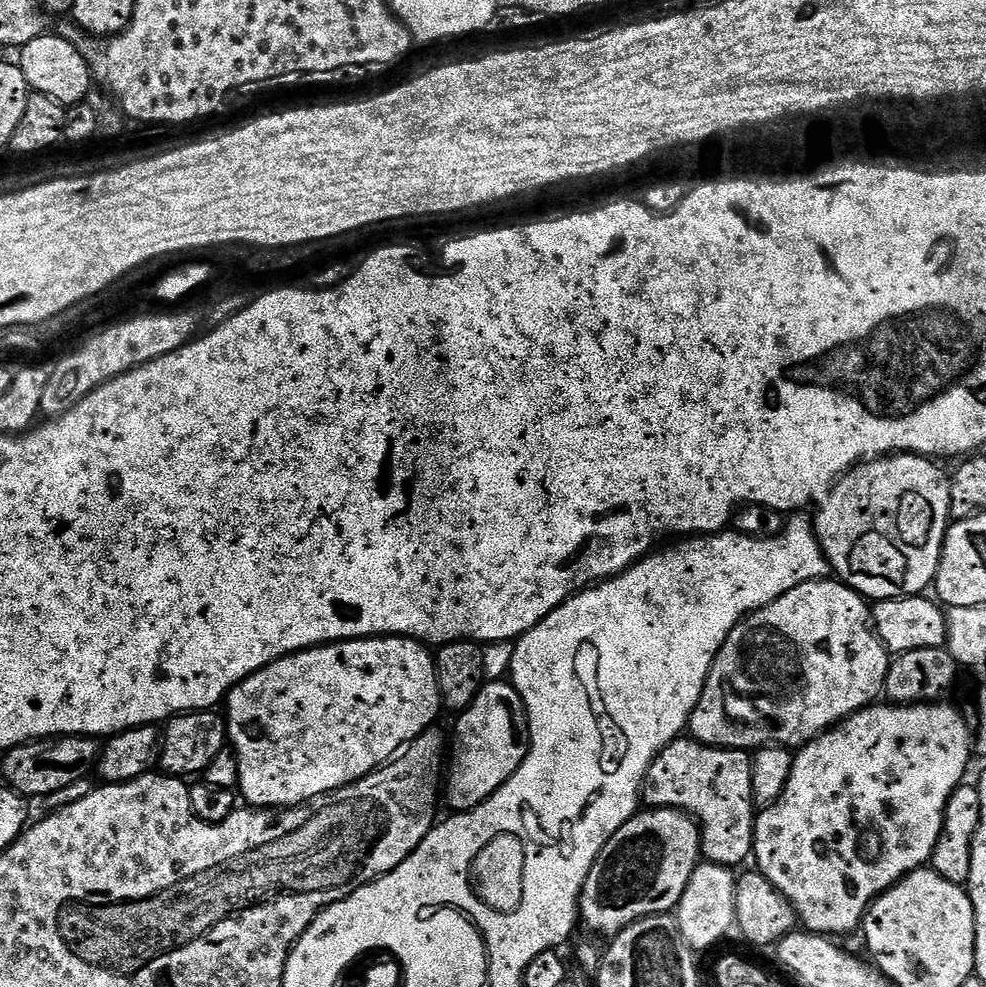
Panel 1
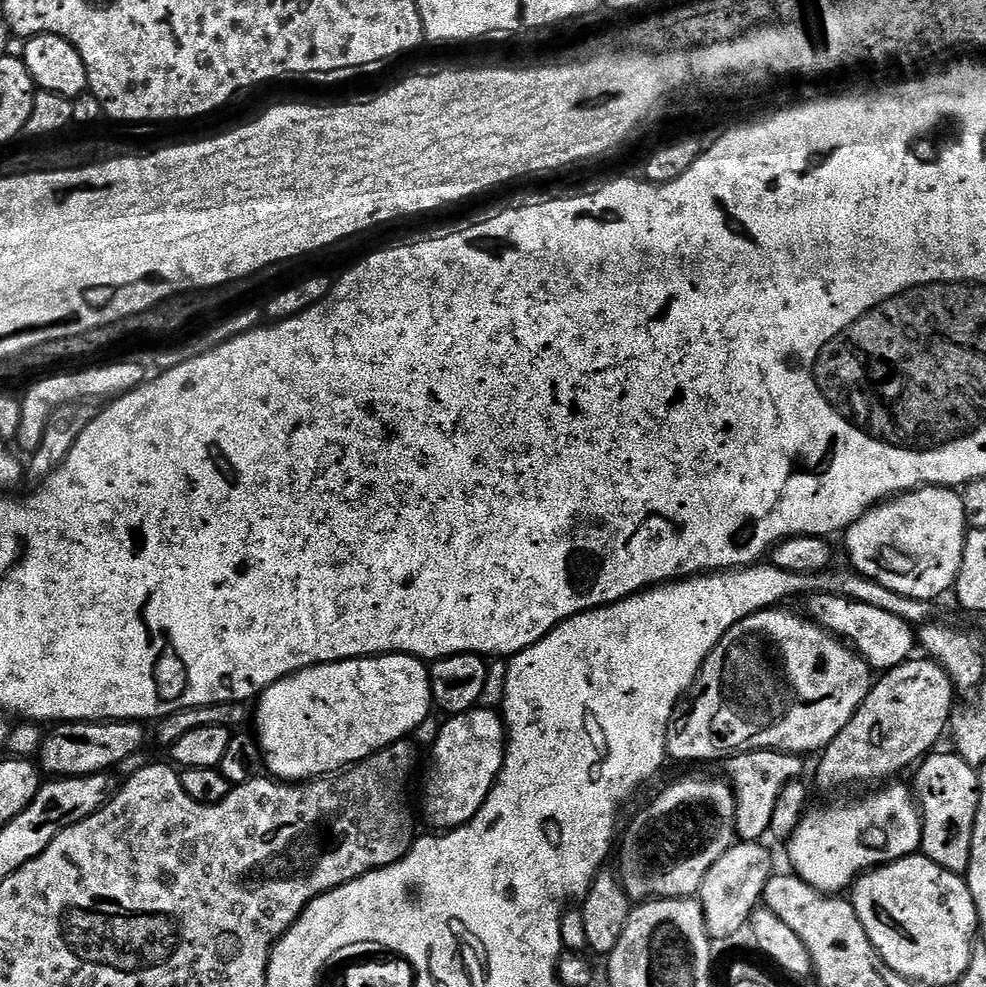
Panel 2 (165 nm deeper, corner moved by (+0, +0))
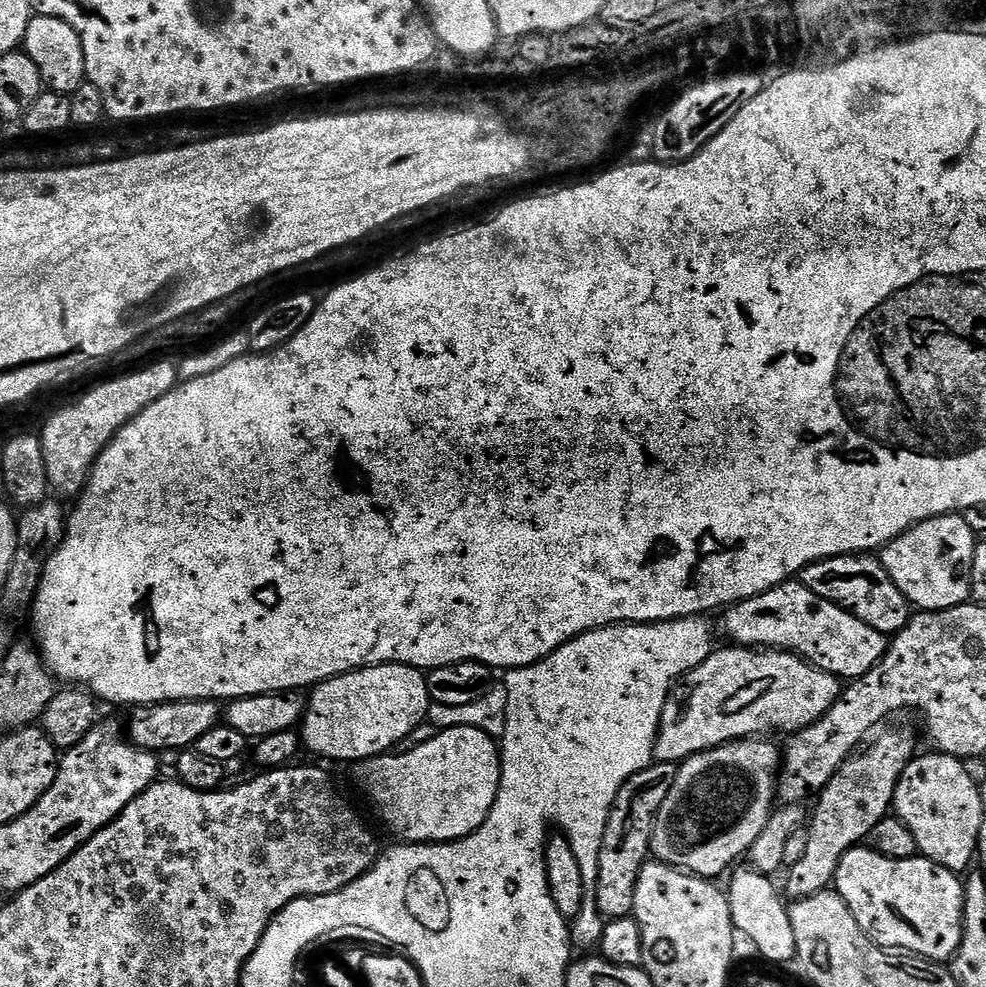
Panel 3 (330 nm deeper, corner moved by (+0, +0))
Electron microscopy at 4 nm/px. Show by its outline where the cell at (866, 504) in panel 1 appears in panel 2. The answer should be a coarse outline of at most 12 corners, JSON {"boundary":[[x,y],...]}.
{"boundary":[[956,488],[891,497],[843,533],[851,567],[906,598],[953,591]]}

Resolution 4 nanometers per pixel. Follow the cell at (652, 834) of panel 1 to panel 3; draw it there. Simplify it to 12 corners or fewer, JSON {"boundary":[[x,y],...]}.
{"boundary":[[734,740],[677,767],[651,855],[717,878],[751,853],[782,752]]}

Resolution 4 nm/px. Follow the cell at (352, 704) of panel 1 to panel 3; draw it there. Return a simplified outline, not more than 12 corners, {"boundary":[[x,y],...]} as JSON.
{"boundary":[[375,664],[311,689],[302,744],[391,753],[426,720],[428,677]]}

